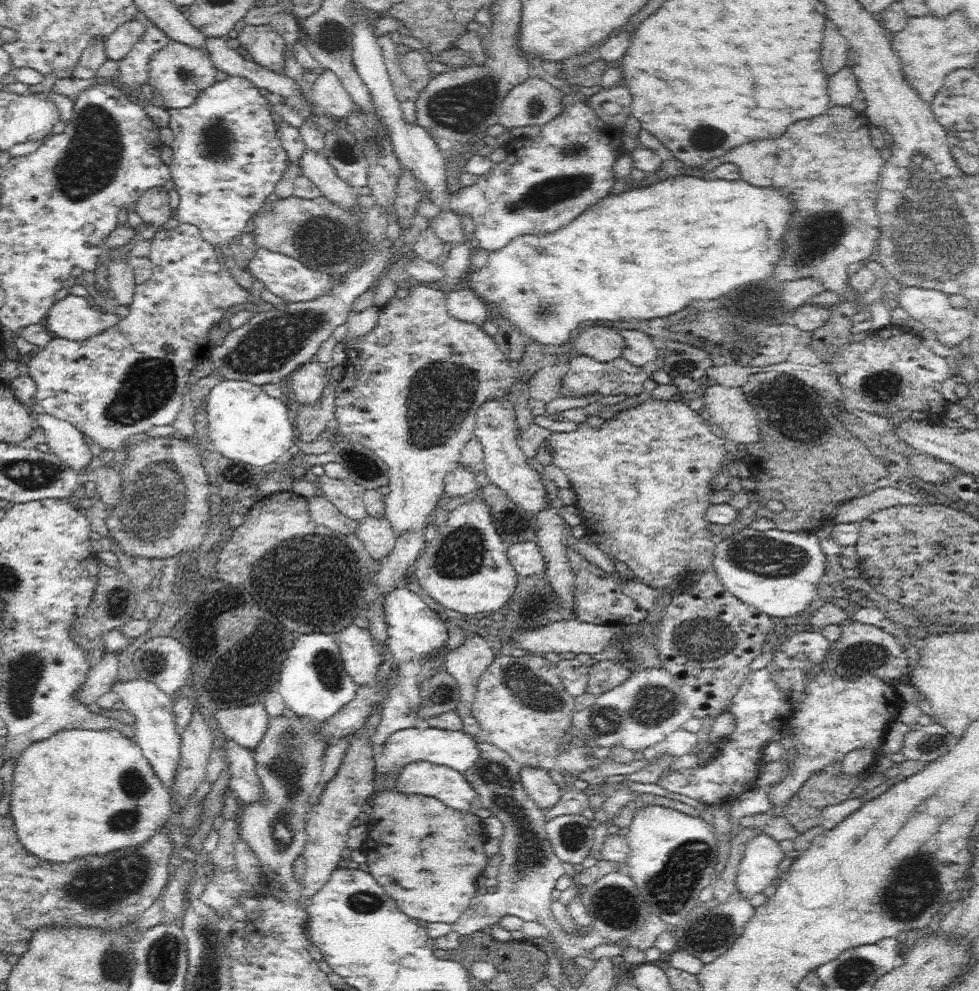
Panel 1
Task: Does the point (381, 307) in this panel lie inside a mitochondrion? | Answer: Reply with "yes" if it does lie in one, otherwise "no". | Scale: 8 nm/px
no

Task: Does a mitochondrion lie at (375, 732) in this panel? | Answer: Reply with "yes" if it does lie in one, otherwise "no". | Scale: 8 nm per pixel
no

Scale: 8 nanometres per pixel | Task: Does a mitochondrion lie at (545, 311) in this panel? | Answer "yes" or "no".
yes

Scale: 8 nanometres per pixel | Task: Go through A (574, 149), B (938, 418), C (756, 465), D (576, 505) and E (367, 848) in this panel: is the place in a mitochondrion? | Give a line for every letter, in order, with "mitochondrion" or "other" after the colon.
A: mitochondrion
B: other
C: other
D: other
E: other

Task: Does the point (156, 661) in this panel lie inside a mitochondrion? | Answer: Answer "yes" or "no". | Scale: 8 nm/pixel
yes

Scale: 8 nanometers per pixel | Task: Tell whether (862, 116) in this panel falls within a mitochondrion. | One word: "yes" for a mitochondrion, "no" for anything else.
no

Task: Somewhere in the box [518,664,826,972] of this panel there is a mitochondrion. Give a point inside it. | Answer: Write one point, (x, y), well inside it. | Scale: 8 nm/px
(670, 890)

